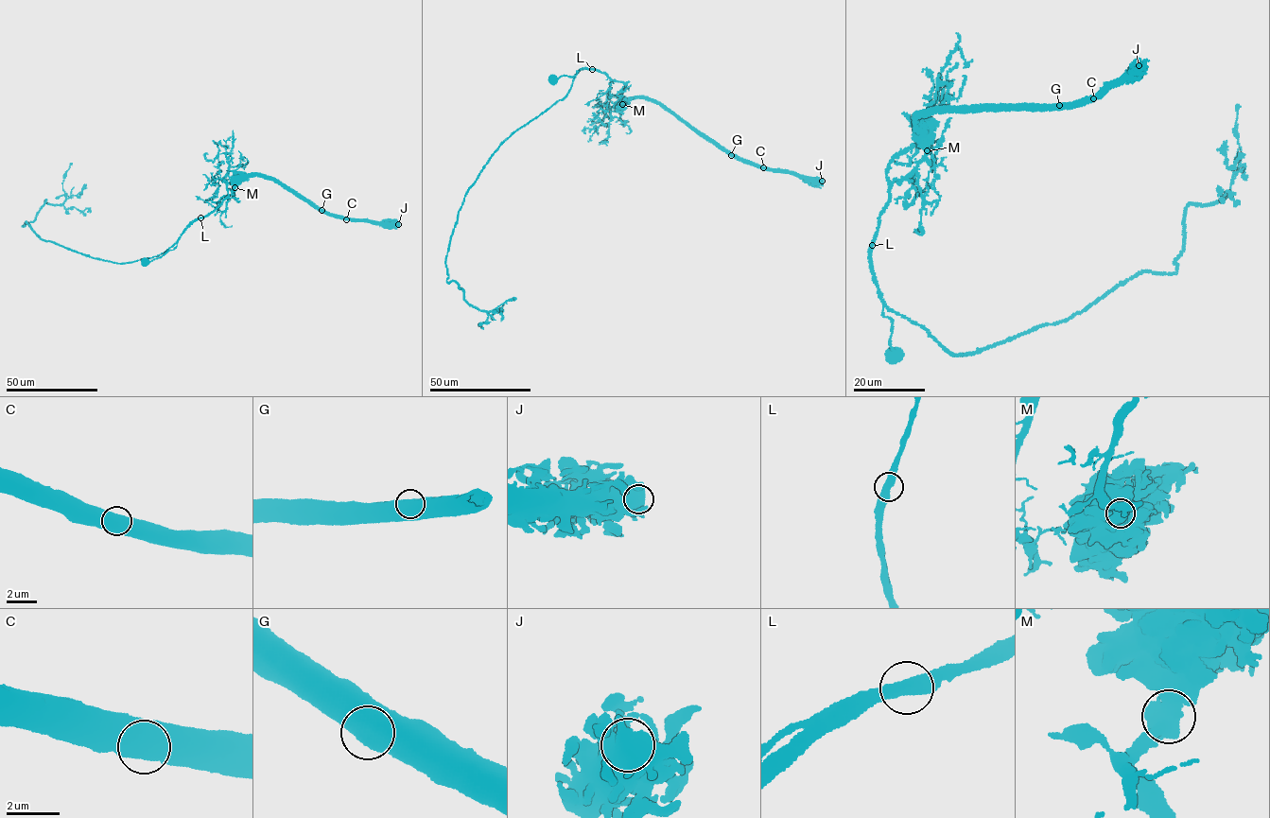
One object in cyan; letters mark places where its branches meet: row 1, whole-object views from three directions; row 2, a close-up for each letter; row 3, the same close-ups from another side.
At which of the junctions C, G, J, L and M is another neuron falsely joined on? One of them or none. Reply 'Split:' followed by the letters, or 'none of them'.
Split: M

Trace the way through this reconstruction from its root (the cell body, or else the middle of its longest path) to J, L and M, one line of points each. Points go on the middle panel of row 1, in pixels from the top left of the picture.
J: (552, 80), (582, 68), (599, 70), (623, 82), (621, 103), (637, 97), (660, 103), (738, 156), (822, 181)
L: (552, 80), (554, 82), (565, 76), (574, 77), (582, 68), (592, 69)
M: (552, 80), (574, 77), (582, 68), (599, 70), (623, 82), (622, 104)

